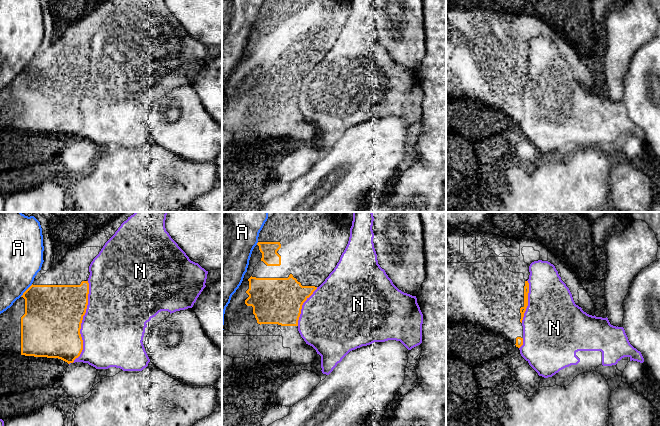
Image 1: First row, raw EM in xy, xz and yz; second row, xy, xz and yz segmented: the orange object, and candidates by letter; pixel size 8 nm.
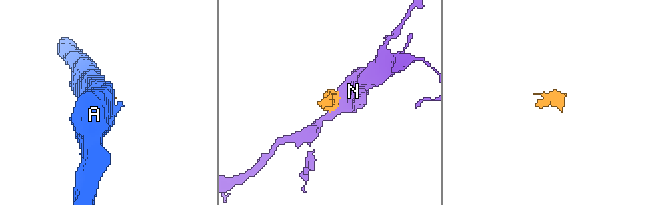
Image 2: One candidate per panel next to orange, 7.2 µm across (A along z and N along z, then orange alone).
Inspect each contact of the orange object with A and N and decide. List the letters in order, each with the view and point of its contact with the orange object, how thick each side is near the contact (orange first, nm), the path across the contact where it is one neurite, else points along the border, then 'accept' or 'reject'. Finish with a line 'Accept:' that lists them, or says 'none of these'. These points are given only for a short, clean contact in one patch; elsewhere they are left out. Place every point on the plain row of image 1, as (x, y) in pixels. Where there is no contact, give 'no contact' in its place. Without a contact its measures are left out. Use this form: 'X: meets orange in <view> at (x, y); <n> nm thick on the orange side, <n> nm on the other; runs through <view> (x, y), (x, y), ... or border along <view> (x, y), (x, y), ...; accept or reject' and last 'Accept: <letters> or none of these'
A: meets orange in xy at (26, 66); 420 nm thick on the orange side, 340 nm on the other; reject
N: meets orange in xy at (81, 98); 460 nm thick on the orange side, 500 nm on the other; reject
Accept: none of these

